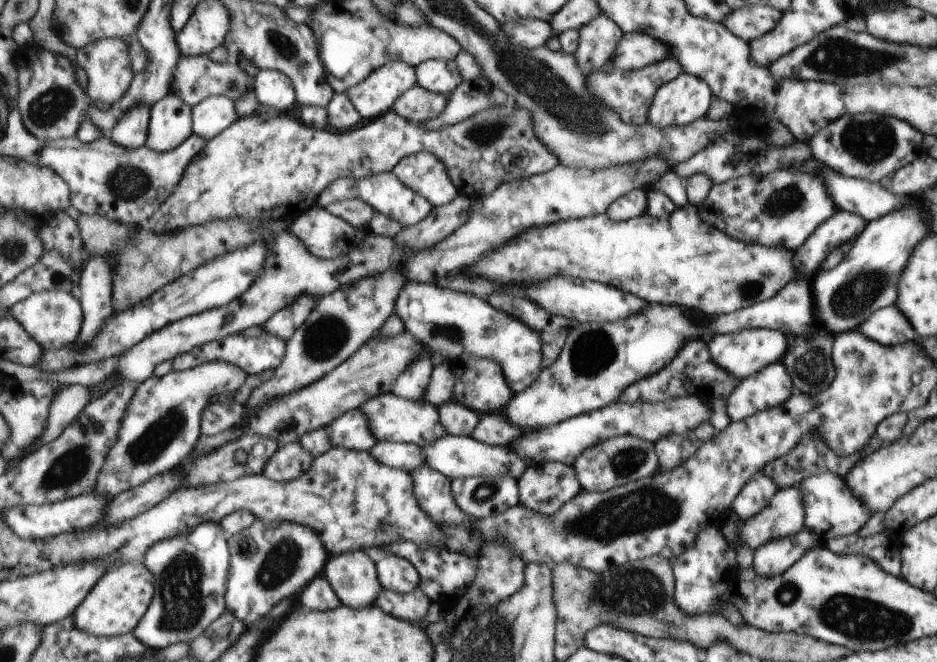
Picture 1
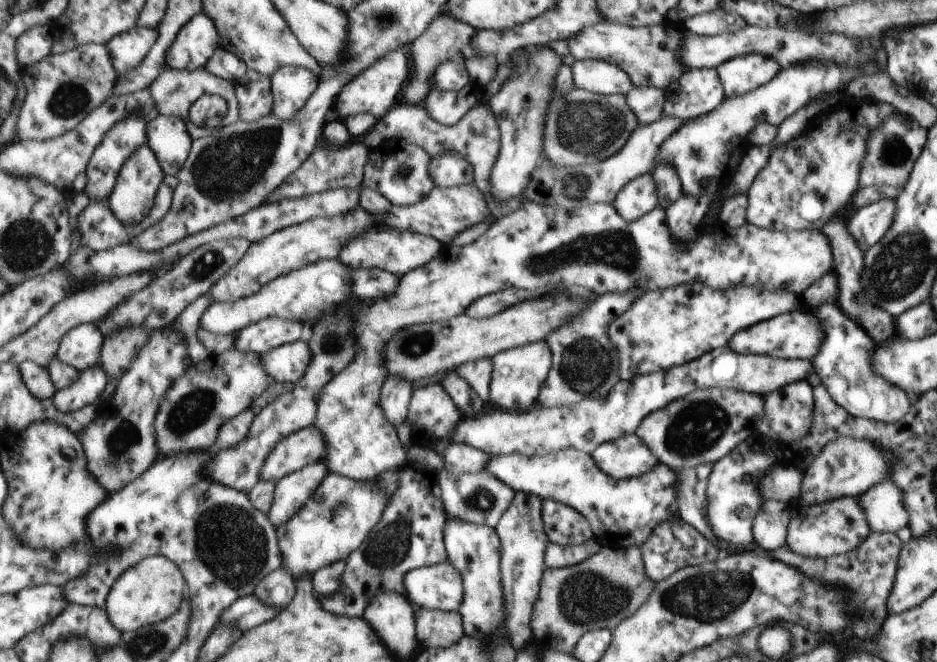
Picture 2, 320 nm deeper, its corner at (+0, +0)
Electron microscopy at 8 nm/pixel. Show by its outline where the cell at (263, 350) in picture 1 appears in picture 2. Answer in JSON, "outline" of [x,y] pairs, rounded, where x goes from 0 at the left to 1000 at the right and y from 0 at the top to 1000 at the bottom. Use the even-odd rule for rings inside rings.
{"outline":[[[329,514],[303,520],[281,535],[281,550],[292,576],[319,577],[335,542]]]}

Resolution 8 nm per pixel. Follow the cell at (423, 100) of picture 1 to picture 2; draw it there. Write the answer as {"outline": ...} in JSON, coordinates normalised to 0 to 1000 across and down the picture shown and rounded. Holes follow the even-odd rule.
{"outline":[[[465,130],[451,154],[460,178],[472,189],[488,187],[509,157],[503,130],[492,137],[473,137]]]}

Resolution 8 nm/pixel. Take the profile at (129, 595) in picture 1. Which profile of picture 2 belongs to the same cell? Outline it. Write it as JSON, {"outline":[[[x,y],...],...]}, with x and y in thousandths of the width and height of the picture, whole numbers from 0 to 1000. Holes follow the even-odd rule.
{"outline":[[[170,838],[157,841],[131,866],[115,897],[113,915],[118,940],[130,955],[137,956],[177,938],[191,924],[200,903],[201,882],[195,863],[185,844]]]}

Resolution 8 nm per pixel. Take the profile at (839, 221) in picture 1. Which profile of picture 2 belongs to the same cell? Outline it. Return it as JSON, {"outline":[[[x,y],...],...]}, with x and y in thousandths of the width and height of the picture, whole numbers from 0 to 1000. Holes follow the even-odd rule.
{"outline":[[[940,301],[915,316],[903,335],[904,347],[912,361],[916,376],[924,379],[936,369],[953,340],[957,322],[955,301]]]}

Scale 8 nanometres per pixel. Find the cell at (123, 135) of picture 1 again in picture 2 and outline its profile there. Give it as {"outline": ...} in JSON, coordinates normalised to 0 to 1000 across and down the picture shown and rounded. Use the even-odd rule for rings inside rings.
{"outline":[[[154,219],[131,249],[127,261],[121,293],[115,299],[117,313],[129,332],[131,341],[150,343],[154,329],[164,316],[169,299],[170,282],[178,264],[175,261],[169,234],[157,219]]]}

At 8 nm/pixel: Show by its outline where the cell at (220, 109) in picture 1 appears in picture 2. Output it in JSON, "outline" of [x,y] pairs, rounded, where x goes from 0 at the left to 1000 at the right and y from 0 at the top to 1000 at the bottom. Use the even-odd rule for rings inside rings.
{"outline":[[[176,103],[157,134],[161,134],[169,172],[194,178],[197,184],[202,186],[202,195],[206,210],[216,210],[217,207],[225,204],[227,198],[210,190],[203,181],[204,162],[219,144],[234,144],[240,147],[245,163],[243,184],[240,186],[247,189],[253,186],[257,180],[257,171],[256,151],[254,150],[252,130],[250,127],[250,122],[243,122],[225,112],[220,103],[207,107],[192,107]]]}

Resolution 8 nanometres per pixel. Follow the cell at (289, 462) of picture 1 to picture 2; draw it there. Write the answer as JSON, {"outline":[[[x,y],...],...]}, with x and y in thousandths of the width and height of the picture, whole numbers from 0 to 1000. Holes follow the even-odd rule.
{"outline":[[[340,696],[302,721],[295,731],[288,785],[296,796],[304,795],[335,749],[351,713],[347,696]]]}

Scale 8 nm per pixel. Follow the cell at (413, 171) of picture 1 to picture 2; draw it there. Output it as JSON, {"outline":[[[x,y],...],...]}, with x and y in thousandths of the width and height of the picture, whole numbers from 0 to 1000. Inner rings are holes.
{"outline":[[[492,231],[462,239],[459,261],[466,282],[489,282],[508,272],[506,251]]]}

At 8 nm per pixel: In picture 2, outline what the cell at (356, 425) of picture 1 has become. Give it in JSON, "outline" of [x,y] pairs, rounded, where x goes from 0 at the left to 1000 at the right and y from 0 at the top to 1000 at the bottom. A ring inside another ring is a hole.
{"outline":[[[415,569],[408,586],[408,615],[413,634],[428,644],[436,631],[436,607],[441,601],[440,577],[428,569]]]}

